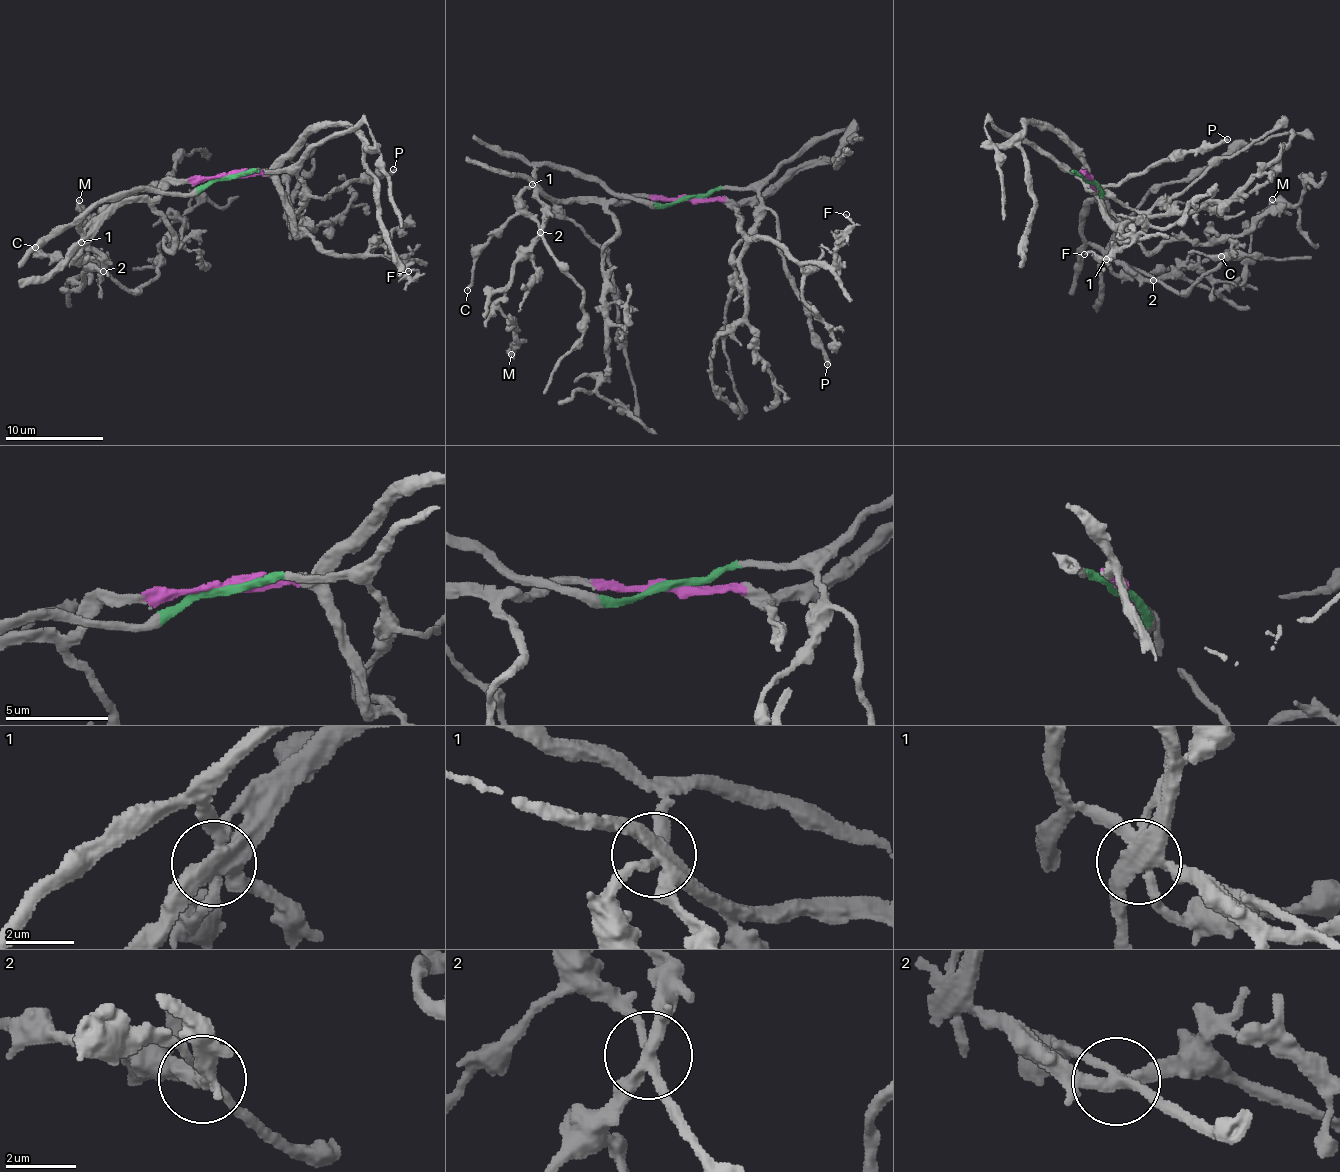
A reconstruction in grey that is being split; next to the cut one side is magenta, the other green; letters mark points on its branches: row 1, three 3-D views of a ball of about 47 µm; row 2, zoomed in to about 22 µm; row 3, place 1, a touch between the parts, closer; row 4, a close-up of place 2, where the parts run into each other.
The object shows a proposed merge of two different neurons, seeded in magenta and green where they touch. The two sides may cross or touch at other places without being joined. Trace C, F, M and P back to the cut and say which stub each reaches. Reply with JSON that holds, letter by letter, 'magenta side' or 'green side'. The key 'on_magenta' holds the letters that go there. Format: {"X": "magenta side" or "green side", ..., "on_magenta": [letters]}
{"C": "green side", "F": "magenta side", "M": "magenta side", "P": "green side", "on_magenta": ["F", "M"]}

